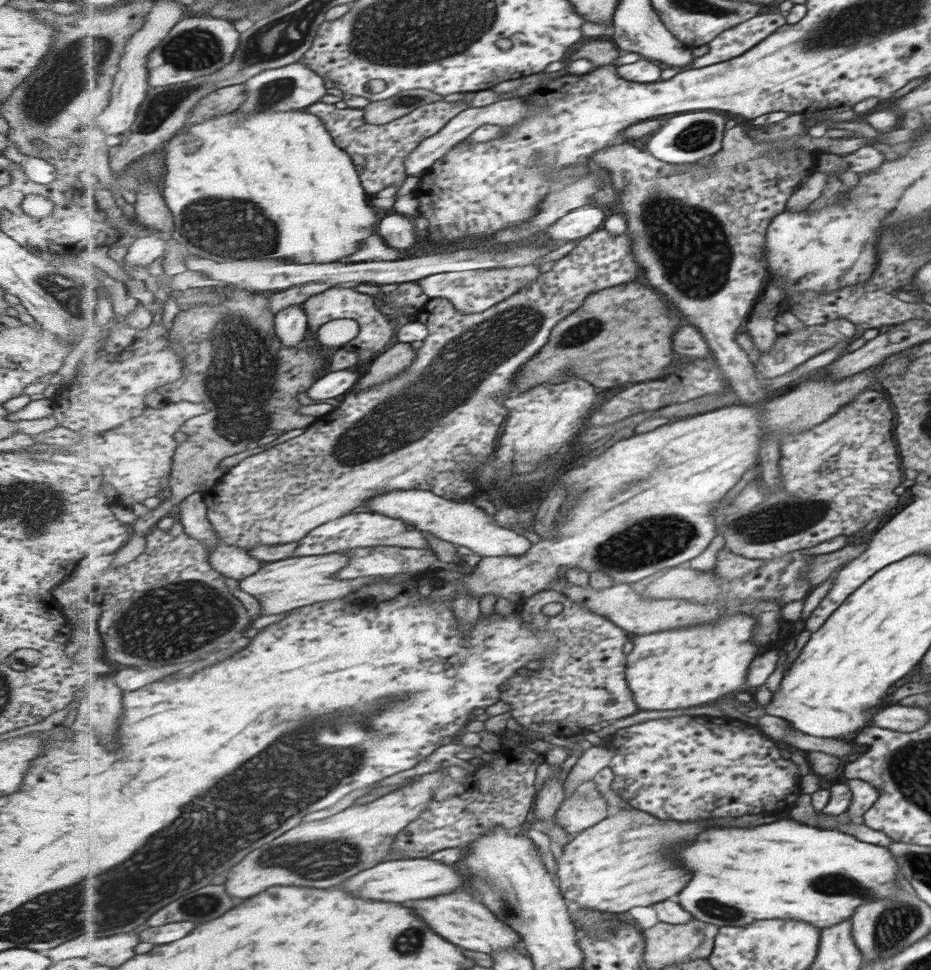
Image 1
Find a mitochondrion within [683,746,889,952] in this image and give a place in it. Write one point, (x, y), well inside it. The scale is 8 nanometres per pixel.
(835, 884)

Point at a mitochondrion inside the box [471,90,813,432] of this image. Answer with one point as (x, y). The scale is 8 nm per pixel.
(690, 243)

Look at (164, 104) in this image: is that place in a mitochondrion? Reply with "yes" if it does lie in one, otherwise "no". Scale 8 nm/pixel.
yes

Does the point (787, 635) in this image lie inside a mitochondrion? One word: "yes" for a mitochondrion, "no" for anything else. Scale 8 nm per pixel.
no

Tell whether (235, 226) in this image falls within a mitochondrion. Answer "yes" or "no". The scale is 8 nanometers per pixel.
yes

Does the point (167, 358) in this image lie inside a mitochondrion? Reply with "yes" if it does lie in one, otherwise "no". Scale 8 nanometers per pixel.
no

